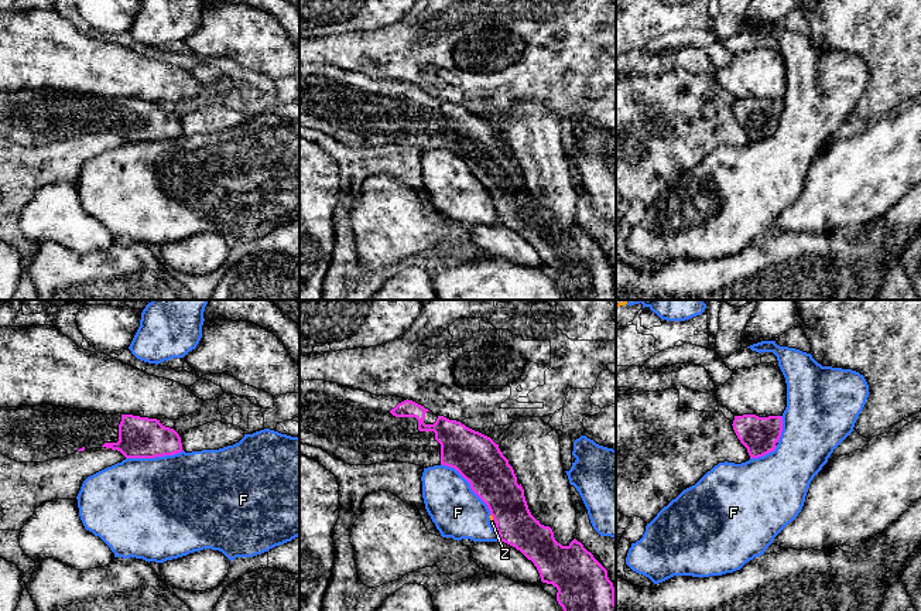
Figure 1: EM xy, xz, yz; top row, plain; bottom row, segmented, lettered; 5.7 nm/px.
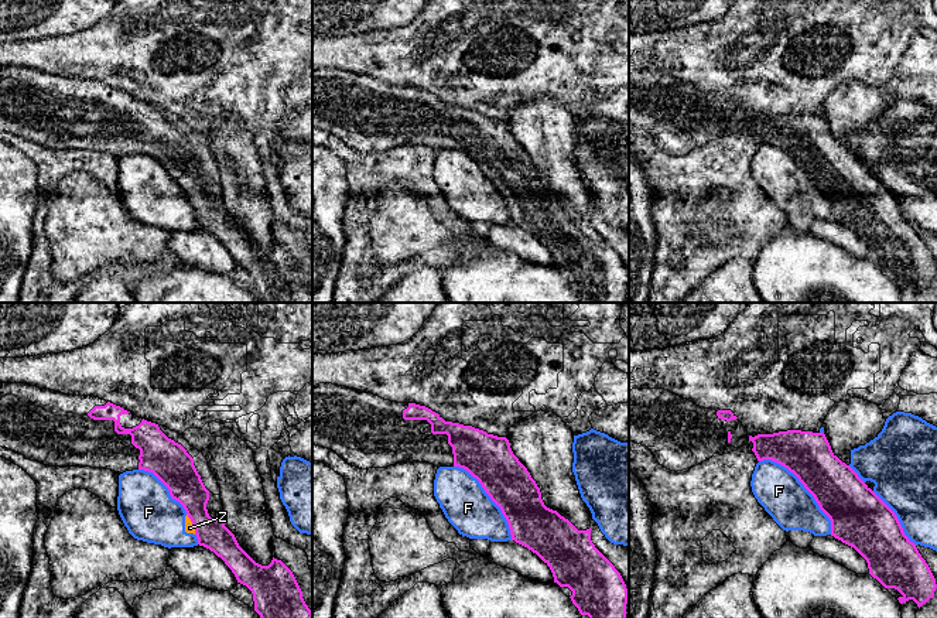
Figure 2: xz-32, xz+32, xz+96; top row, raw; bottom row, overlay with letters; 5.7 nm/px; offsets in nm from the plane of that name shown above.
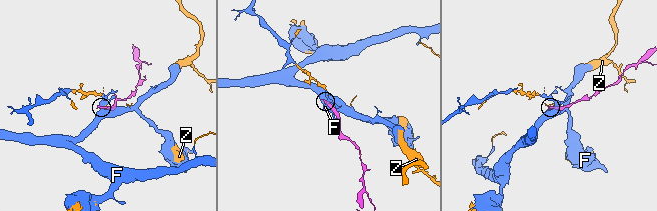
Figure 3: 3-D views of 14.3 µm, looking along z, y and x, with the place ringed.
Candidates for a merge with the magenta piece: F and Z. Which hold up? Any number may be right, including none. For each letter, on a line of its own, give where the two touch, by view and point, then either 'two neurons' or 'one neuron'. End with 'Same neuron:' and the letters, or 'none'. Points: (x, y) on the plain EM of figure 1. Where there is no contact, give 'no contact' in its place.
F: xz (471, 169) | two neurons
Z: xz (493, 202) | two neurons
Same neuron: none

